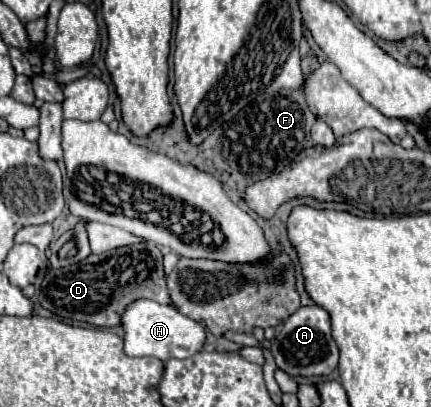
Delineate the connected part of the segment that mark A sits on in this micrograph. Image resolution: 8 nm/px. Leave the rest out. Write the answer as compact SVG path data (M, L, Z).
M299 307L279 329L271 343L271 353L281 371L303 377L327 377L339 363L339 347L331 335L331 317L319 307Z

